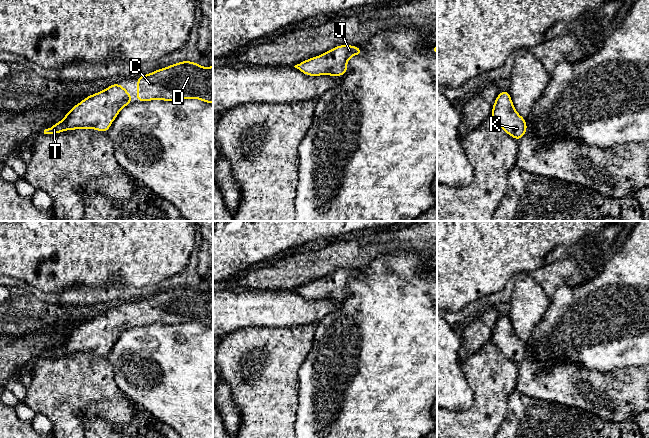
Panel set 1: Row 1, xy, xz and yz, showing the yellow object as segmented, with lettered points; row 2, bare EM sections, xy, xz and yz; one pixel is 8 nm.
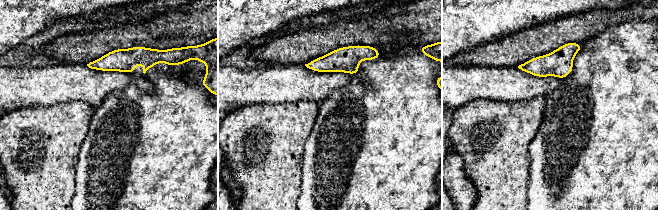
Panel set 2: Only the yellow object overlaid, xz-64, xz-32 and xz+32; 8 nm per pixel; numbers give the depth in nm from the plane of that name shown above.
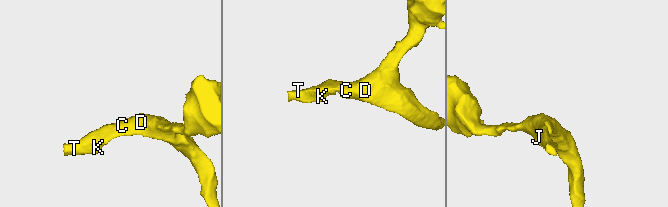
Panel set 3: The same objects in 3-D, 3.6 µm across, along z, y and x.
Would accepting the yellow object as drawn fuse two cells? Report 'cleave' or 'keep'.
keep

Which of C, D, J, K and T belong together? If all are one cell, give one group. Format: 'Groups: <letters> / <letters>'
Groups: C D J K T

